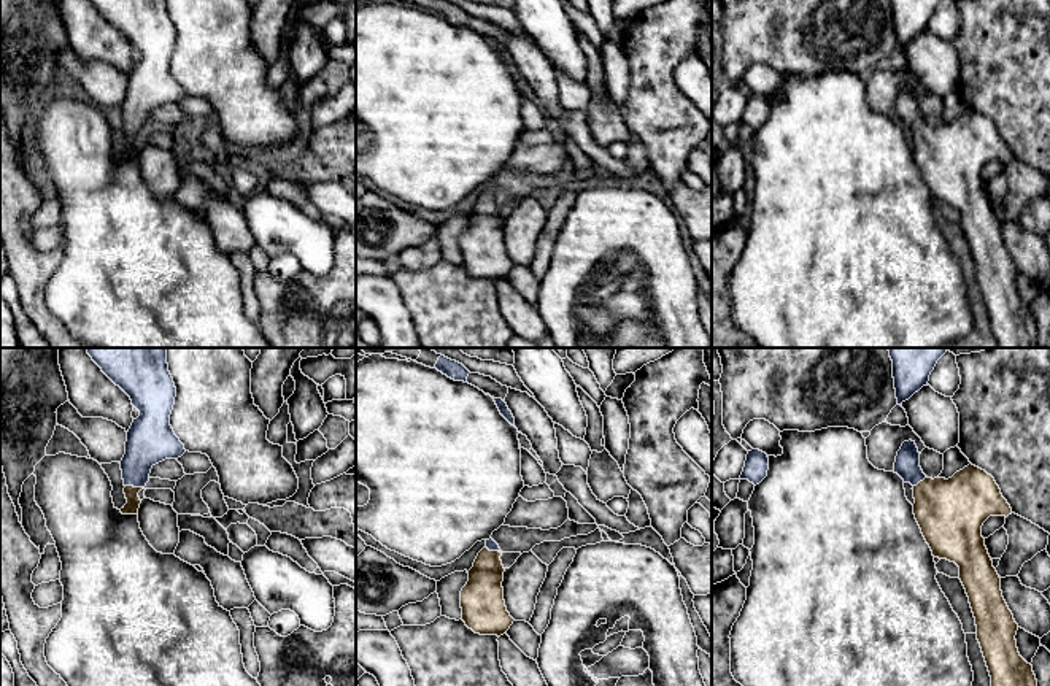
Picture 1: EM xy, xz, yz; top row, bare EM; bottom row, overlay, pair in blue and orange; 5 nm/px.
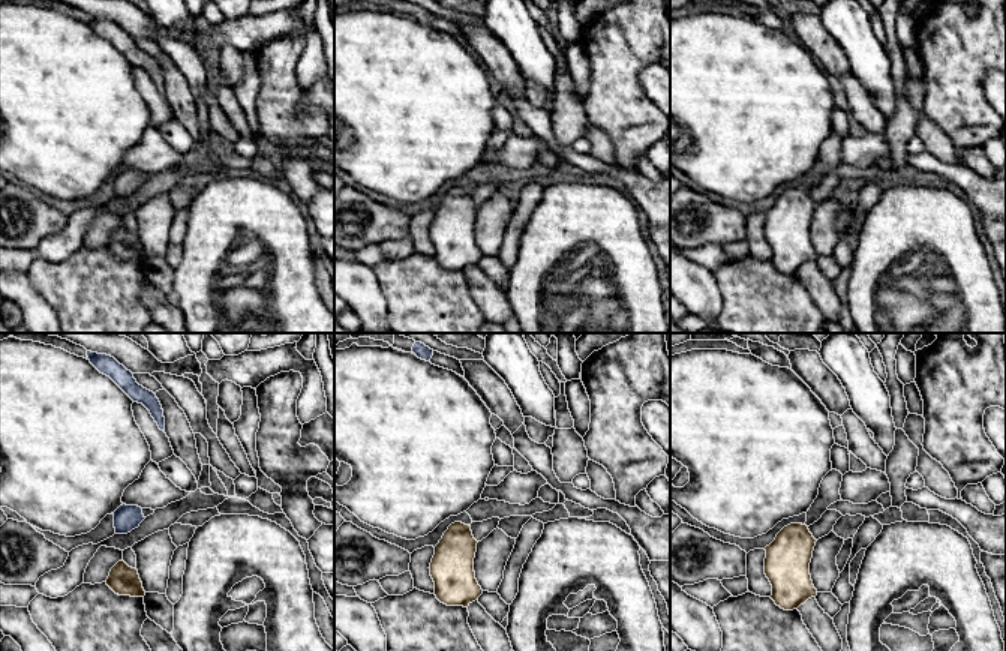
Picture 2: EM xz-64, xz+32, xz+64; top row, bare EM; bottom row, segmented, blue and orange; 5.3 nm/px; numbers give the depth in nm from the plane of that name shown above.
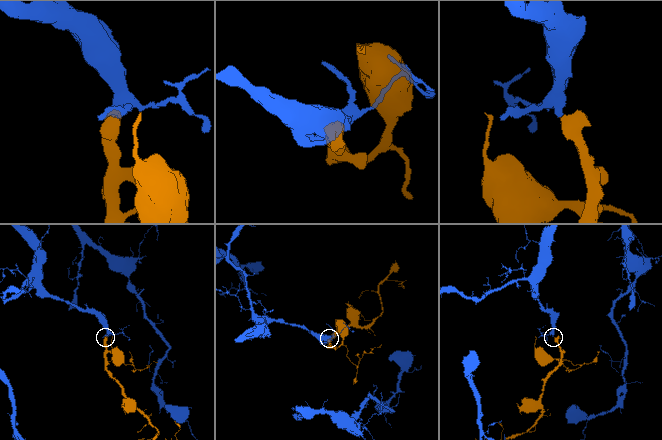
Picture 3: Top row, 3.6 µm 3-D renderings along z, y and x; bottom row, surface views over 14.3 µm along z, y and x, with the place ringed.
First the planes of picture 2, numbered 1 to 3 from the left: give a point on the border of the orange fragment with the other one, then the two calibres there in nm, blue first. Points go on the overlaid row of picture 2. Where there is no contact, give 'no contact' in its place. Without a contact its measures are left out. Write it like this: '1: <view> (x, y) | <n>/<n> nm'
1: no contact
2: no contact
3: no contact

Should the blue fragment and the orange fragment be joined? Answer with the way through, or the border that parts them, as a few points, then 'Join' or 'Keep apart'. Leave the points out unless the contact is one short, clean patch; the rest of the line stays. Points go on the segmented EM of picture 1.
Path across: xy (150, 440), (135, 466), (135, 486), (132, 505). Join

